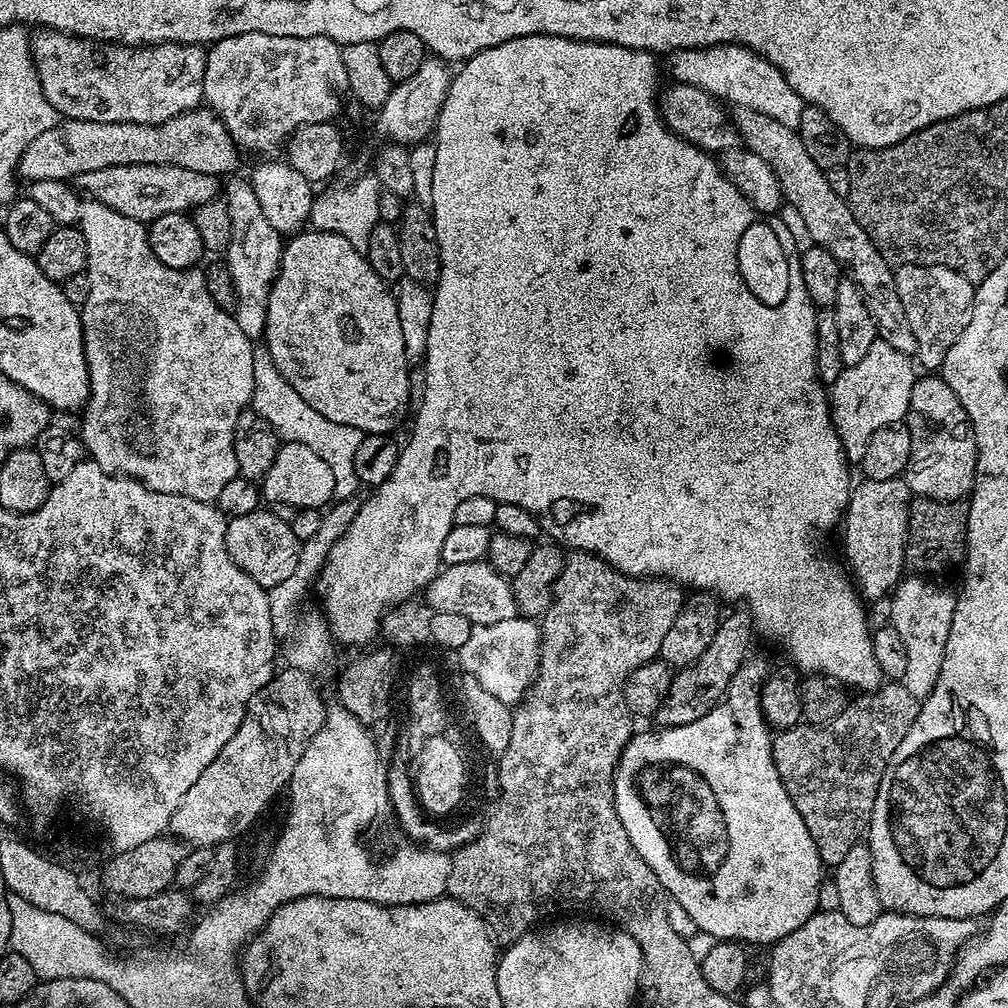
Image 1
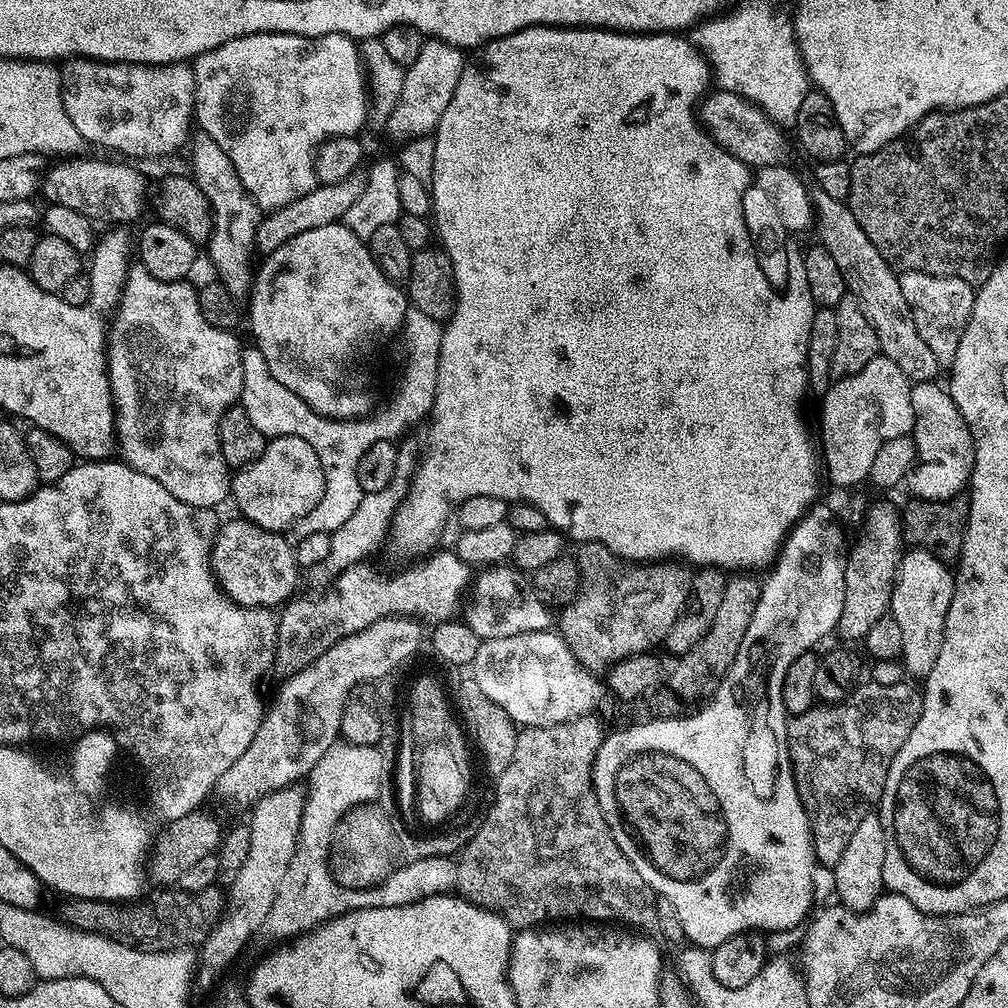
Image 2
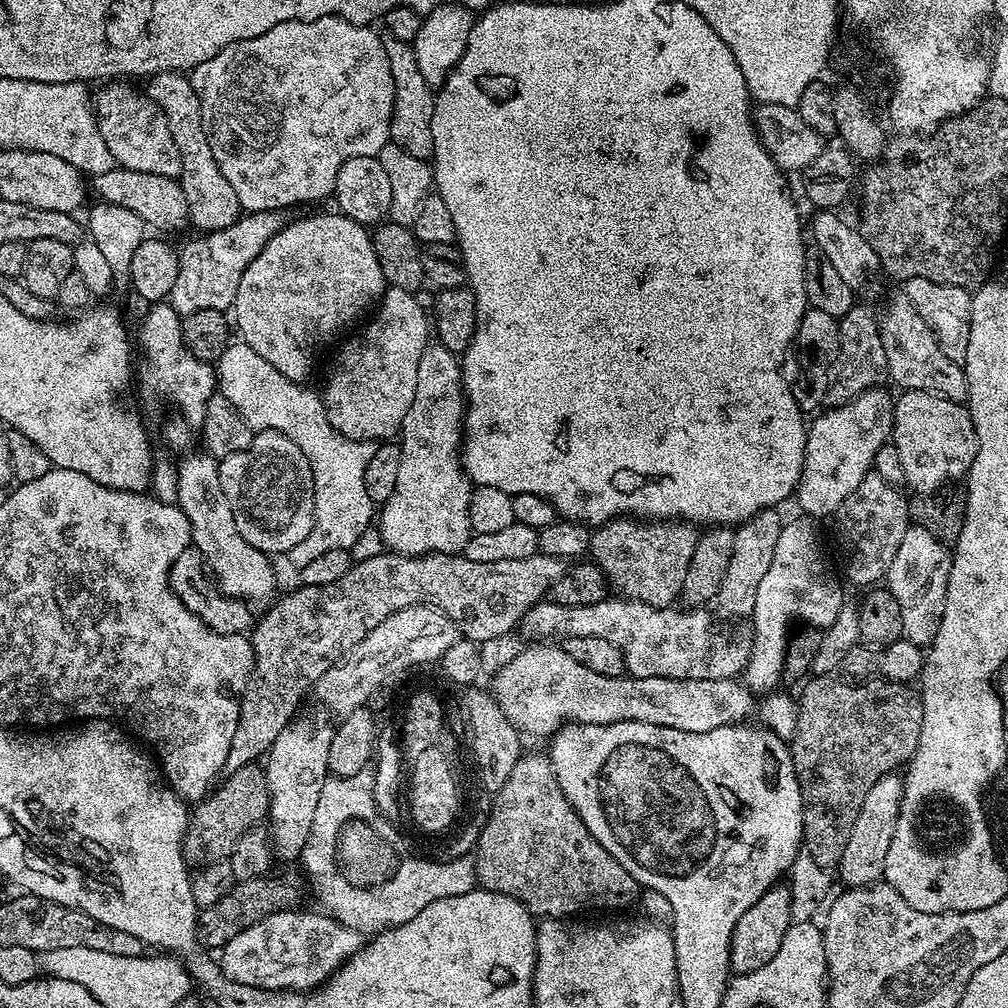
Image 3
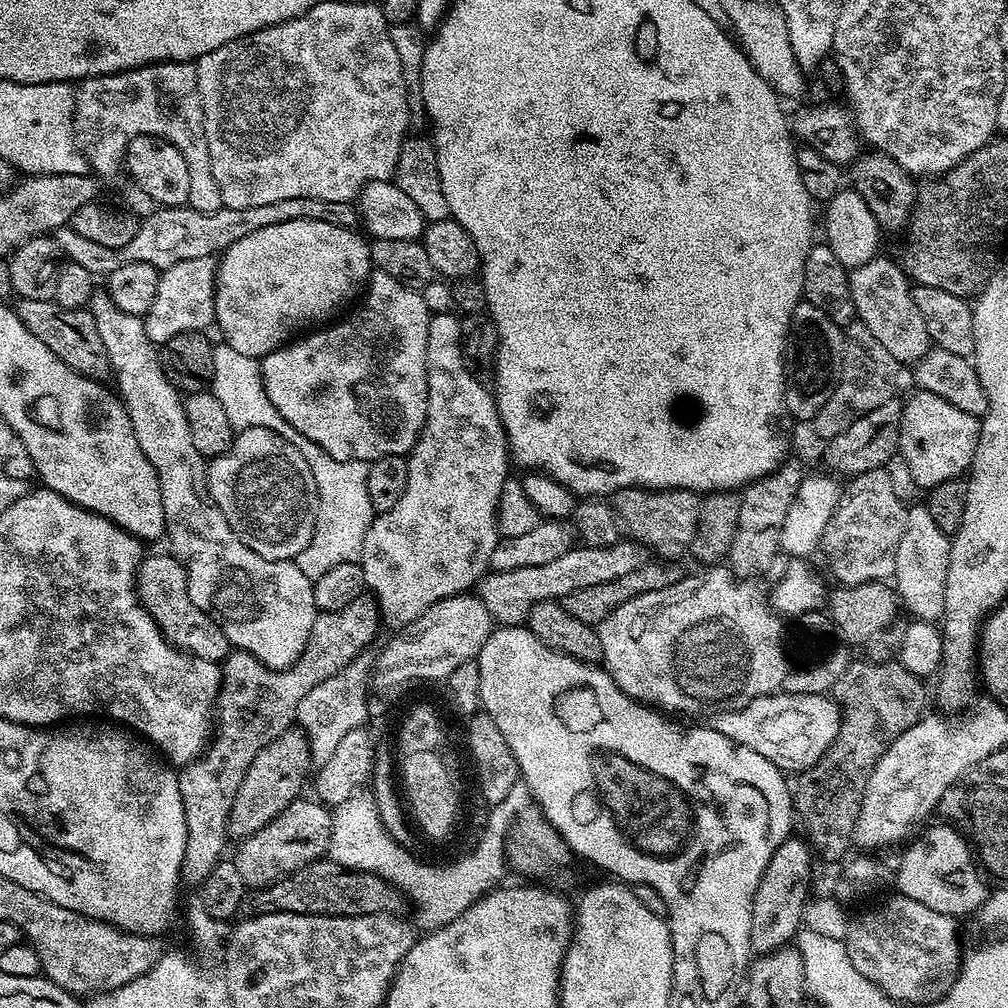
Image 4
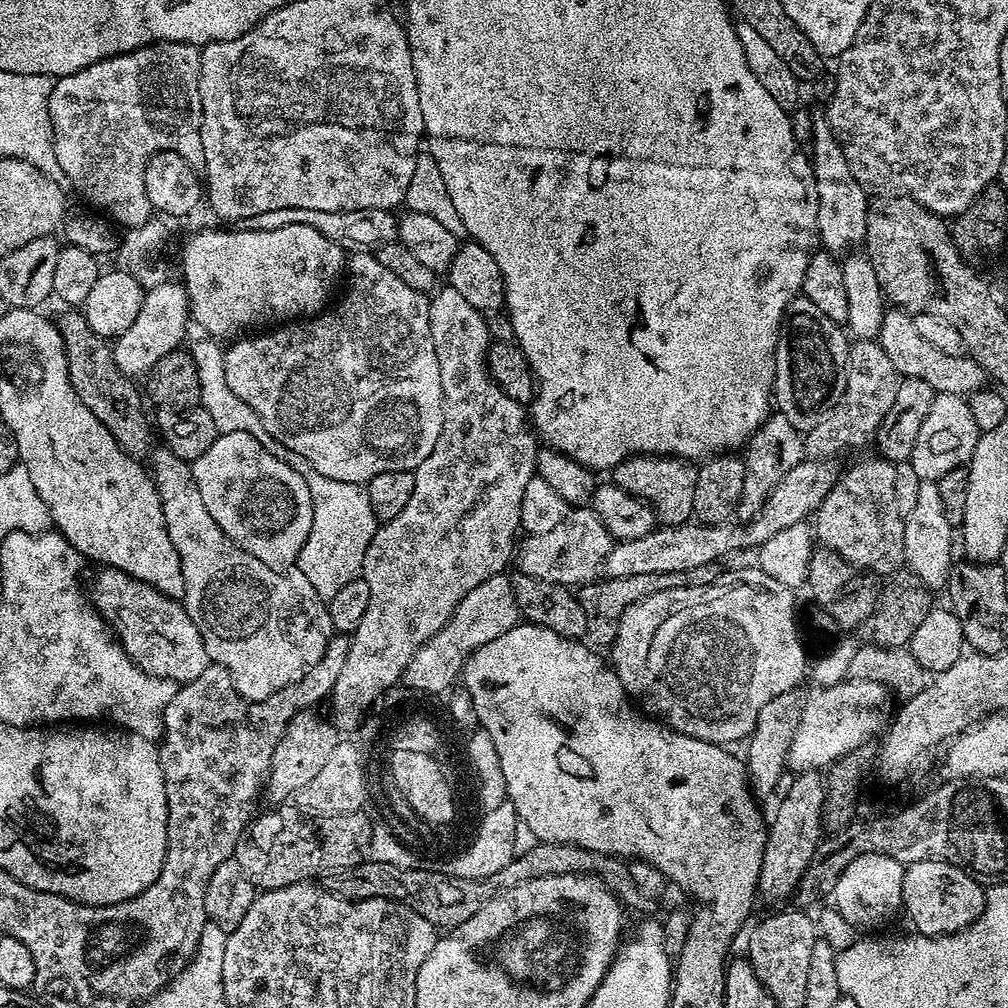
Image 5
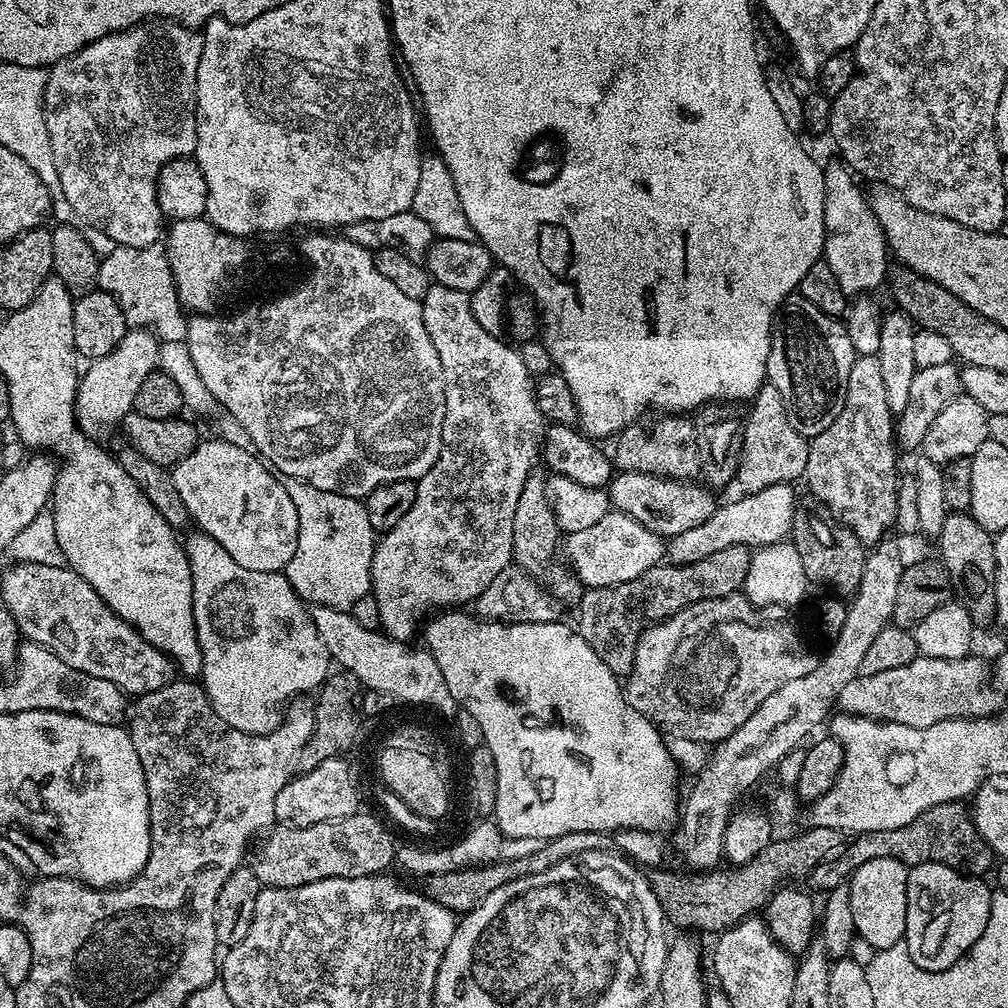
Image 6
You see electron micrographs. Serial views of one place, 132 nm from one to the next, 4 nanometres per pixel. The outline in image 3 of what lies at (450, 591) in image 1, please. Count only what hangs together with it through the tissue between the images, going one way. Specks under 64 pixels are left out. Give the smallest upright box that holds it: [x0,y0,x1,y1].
[518,598,751,680]

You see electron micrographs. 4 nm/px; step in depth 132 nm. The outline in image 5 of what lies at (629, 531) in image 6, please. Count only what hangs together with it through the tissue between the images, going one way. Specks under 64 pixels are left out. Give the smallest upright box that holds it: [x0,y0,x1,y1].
[514,508,613,586]

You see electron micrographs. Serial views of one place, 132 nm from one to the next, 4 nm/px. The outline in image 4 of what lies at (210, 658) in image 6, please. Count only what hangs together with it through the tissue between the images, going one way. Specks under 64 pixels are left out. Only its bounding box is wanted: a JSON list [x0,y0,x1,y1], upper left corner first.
[90,290,318,670]

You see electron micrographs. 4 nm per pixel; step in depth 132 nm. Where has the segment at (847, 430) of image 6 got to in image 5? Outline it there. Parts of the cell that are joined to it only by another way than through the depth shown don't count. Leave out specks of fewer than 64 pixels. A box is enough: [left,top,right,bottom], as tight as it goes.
[804,339,905,578]

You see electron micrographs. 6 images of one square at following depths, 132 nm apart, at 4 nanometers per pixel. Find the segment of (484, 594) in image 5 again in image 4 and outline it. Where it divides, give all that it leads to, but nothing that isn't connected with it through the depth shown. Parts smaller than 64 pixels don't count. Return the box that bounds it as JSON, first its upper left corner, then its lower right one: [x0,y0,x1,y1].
[371,594,494,690]

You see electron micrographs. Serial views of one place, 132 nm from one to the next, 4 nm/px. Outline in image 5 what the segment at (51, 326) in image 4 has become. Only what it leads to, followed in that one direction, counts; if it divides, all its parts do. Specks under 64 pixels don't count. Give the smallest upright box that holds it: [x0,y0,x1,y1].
[56,310,154,459]

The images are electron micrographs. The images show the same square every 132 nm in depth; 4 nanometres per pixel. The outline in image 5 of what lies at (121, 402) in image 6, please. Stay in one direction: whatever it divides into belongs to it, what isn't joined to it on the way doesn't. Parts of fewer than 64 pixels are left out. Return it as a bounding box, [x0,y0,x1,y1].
[111,282,189,377]

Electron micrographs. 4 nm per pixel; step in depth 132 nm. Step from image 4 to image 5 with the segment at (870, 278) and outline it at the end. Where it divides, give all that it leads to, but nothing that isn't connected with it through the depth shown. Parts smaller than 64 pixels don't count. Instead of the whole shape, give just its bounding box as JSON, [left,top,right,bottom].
[878,306,986,398]

